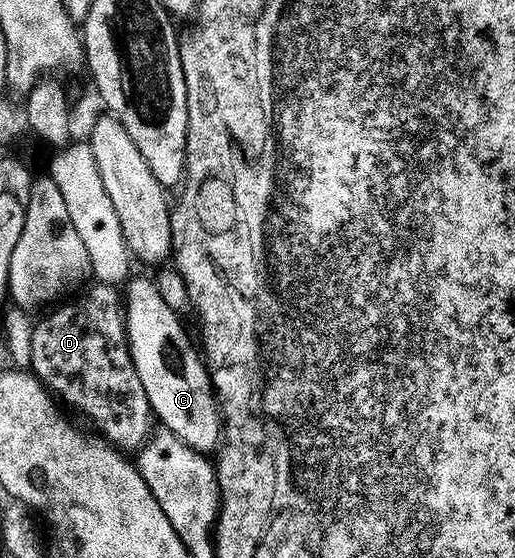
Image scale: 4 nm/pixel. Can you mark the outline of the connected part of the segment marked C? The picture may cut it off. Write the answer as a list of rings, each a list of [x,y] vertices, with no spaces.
[[[135,277],[123,289],[125,338],[129,341],[135,371],[139,371],[139,383],[143,383],[143,391],[147,391],[153,416],[195,452],[212,454],[223,436],[221,407],[213,391],[212,376],[194,338],[193,341],[189,338],[181,322],[182,314],[163,303],[156,280]]]

